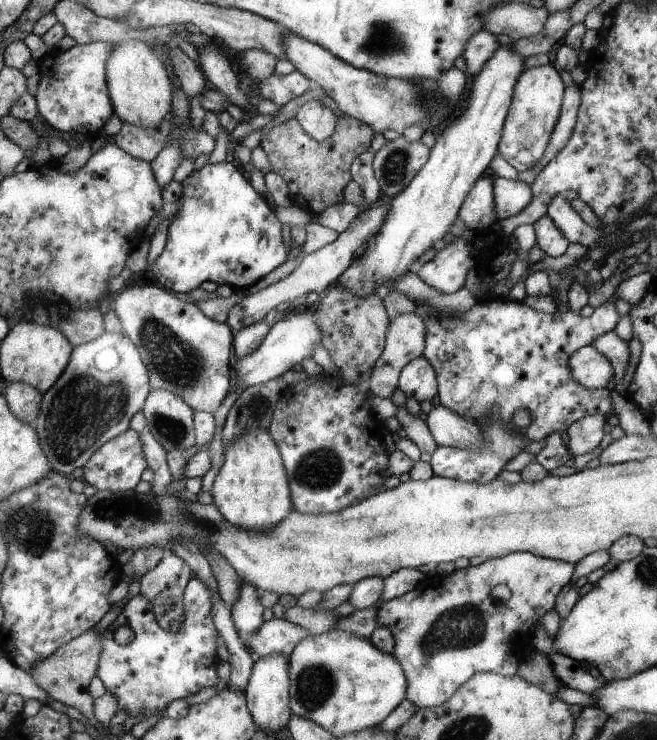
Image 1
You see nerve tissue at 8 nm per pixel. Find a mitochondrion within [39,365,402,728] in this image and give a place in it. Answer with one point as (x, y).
(107, 509)

